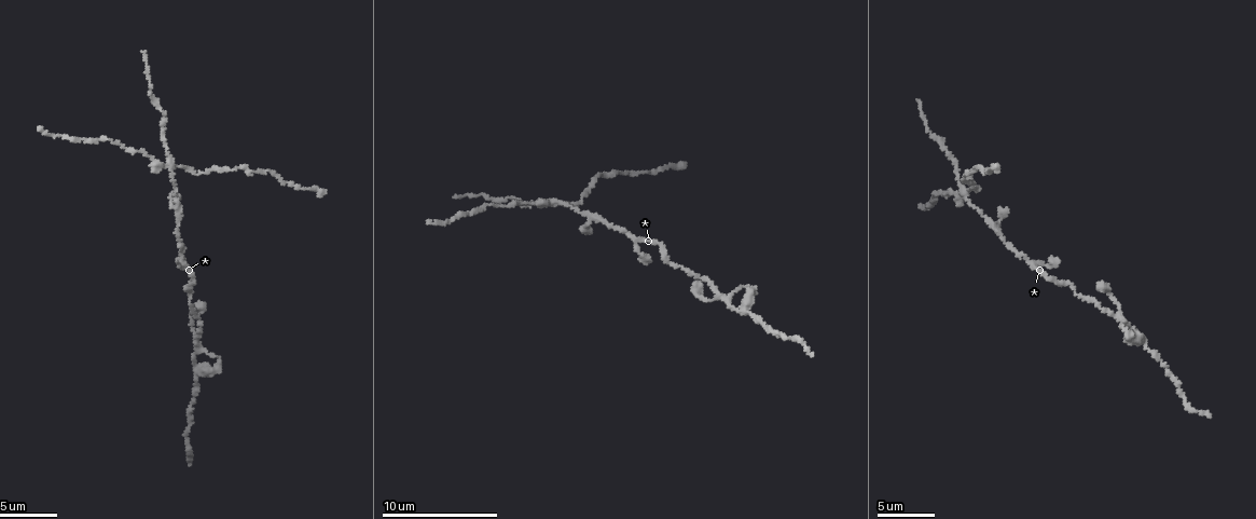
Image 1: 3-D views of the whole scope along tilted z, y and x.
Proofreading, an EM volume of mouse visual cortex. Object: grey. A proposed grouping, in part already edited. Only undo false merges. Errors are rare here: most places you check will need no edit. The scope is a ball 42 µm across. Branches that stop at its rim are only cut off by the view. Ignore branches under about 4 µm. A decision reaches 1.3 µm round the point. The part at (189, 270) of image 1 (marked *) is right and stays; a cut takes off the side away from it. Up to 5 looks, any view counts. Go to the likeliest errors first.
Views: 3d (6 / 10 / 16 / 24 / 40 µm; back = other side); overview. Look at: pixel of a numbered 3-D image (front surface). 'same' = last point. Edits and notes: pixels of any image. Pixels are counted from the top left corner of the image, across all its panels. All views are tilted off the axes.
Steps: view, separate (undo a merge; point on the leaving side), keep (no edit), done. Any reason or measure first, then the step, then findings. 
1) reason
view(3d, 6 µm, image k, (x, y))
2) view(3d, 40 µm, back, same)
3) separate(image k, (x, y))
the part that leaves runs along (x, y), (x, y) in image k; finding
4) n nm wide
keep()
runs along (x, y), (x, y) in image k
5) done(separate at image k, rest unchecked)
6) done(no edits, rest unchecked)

four arms meet
view(3d, 16 µm, image 1, (967, 193))

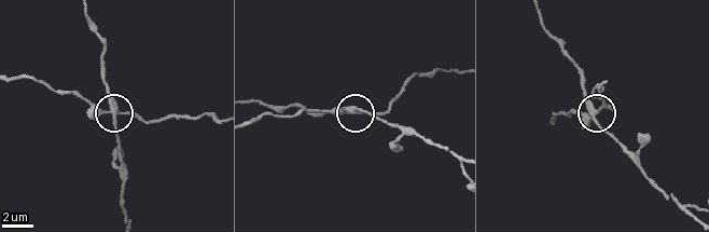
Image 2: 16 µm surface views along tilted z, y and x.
260 nm wide
separate(image 2, (96, 110))
the part that leaves runs along (115, 111), (153, 122), (184, 114), (213, 117) in image 2; two cells meet here

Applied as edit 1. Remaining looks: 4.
looks like a crossing
view(3d, 6 µm, image 1, (717, 298))

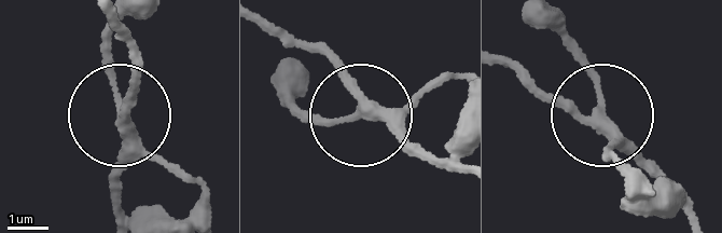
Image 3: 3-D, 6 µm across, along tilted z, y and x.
260 nm wide
keep()
runs along (259, 23), (325, 58), (359, 106), (342, 123), (287, 107) in image 3; all the same cell

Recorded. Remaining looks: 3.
calibre changes
view(3d, 16 µm, image 1, (1003, 239))

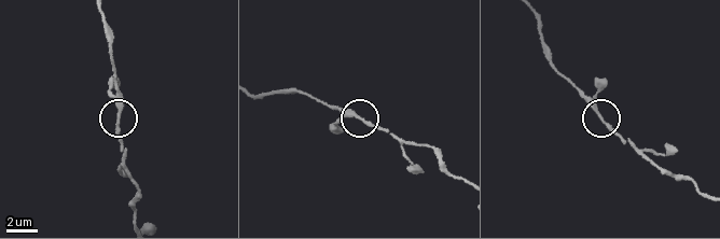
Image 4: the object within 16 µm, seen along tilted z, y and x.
210 nm wide
keep()
runs along (417, 144), (404, 143), (328, 103) in image 4; one cell here

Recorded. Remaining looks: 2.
done(separate at image 2, rest unchecked)

